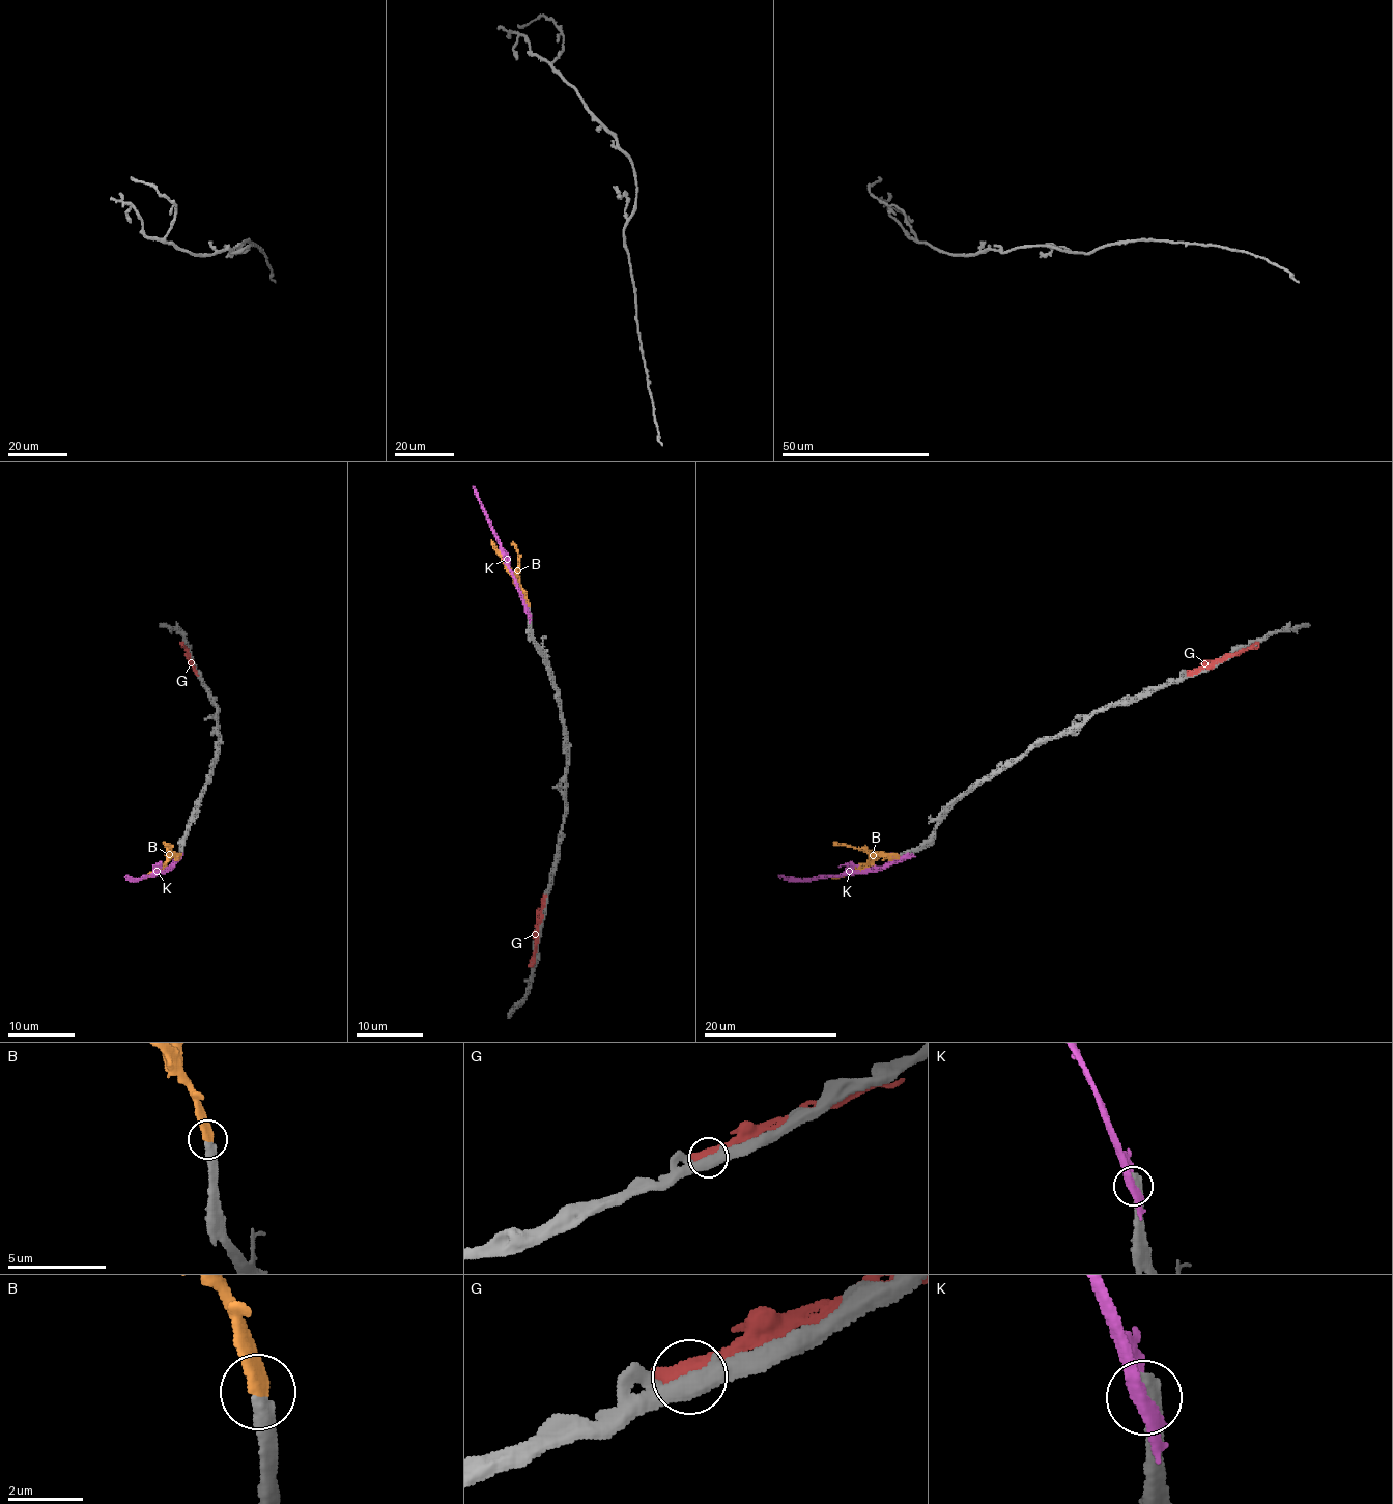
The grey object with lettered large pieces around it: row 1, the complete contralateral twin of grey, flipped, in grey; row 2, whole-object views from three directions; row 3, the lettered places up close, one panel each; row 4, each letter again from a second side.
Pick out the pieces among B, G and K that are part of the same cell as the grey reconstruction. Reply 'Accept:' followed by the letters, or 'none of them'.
Accept: B

